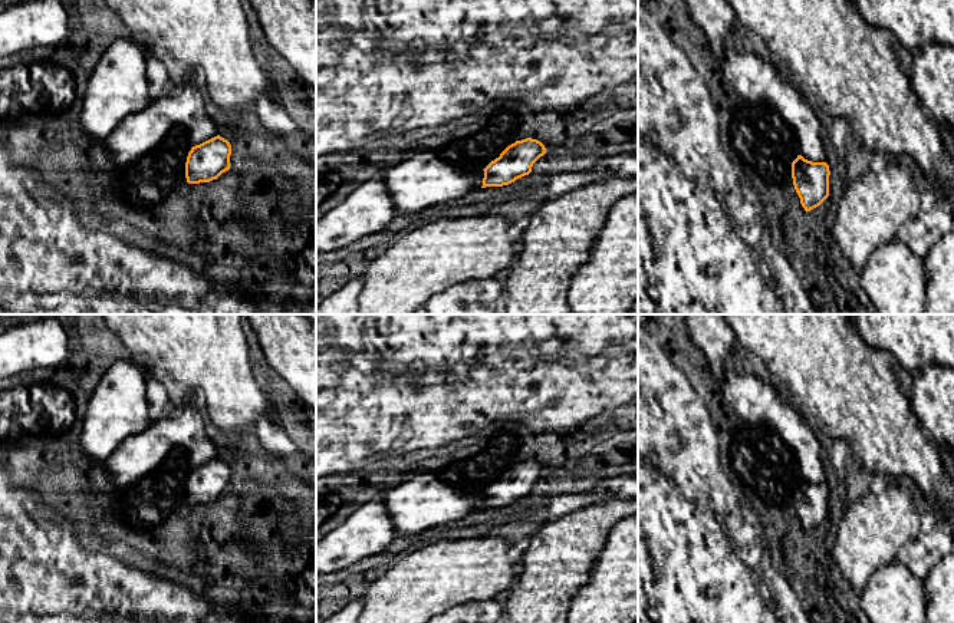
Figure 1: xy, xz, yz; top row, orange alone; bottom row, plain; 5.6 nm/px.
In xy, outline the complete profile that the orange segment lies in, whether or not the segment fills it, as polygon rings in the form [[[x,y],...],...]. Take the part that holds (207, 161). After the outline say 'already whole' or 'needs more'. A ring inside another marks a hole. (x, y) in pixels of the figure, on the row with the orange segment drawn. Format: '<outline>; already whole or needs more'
[[[220,135],[191,148],[185,162],[188,184],[210,182],[230,169],[231,145]]]; already whole

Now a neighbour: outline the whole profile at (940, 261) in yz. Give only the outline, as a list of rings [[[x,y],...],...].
[[[954,231],[932,247],[924,263],[927,270],[924,314],[954,314]]]

